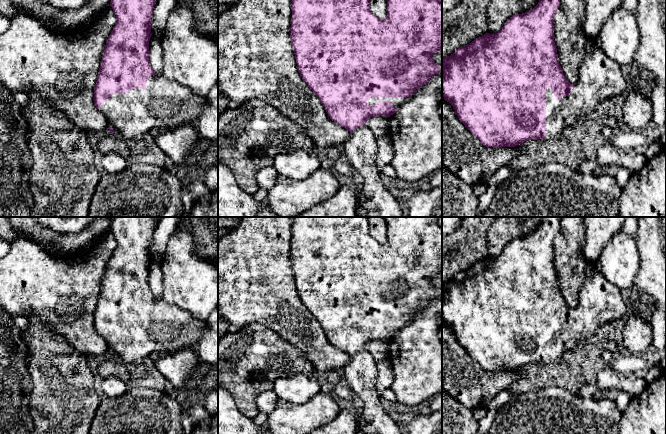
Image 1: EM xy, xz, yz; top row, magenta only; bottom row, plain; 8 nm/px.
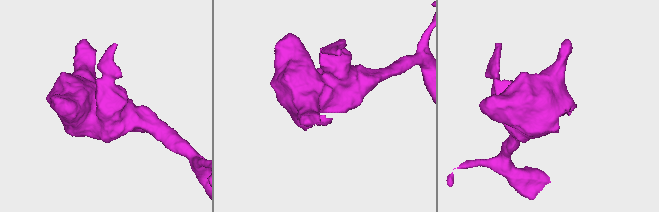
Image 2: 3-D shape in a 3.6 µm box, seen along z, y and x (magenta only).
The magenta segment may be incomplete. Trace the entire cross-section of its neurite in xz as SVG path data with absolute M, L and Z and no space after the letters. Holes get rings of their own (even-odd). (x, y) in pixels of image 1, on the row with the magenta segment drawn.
M292 0L292 18L290 27L291 44L294 50L298 71L303 81L323 104L332 121L344 127L350 132L349 138L343 143L345 160L350 163L355 171L363 177L363 183L359 190L358 201L367 210L368 217L405 217L398 200L388 191L381 181L381 173L375 164L377 153L377 138L366 121L371 117L393 115L398 107L411 97L416 89L422 88L431 77L442 71L442 68L434 62L433 55L442 52L442 3L440 0L386 0L387 16L384 20L376 17L369 8L369 0Z

